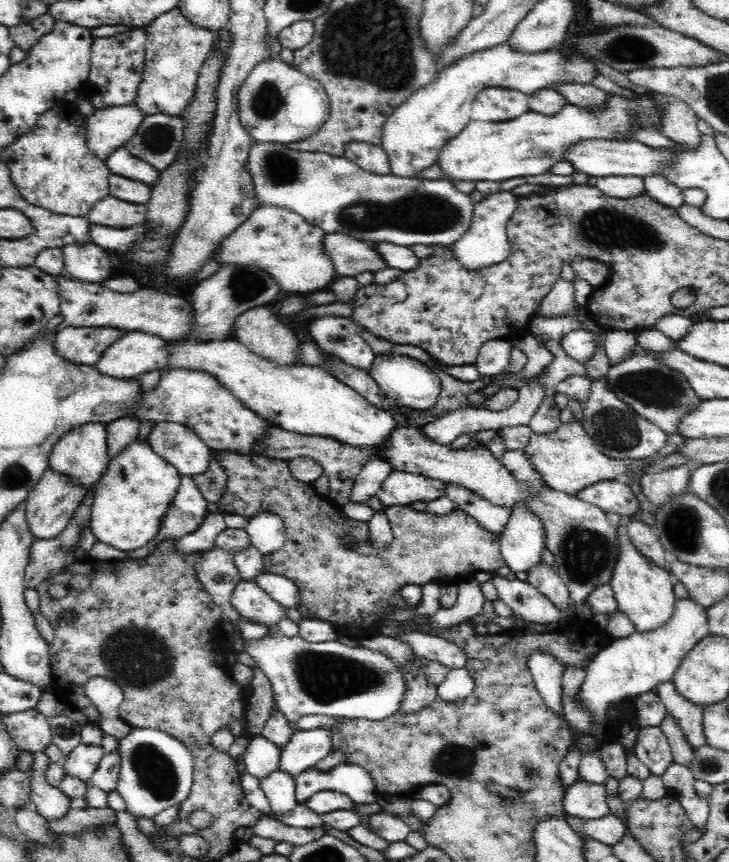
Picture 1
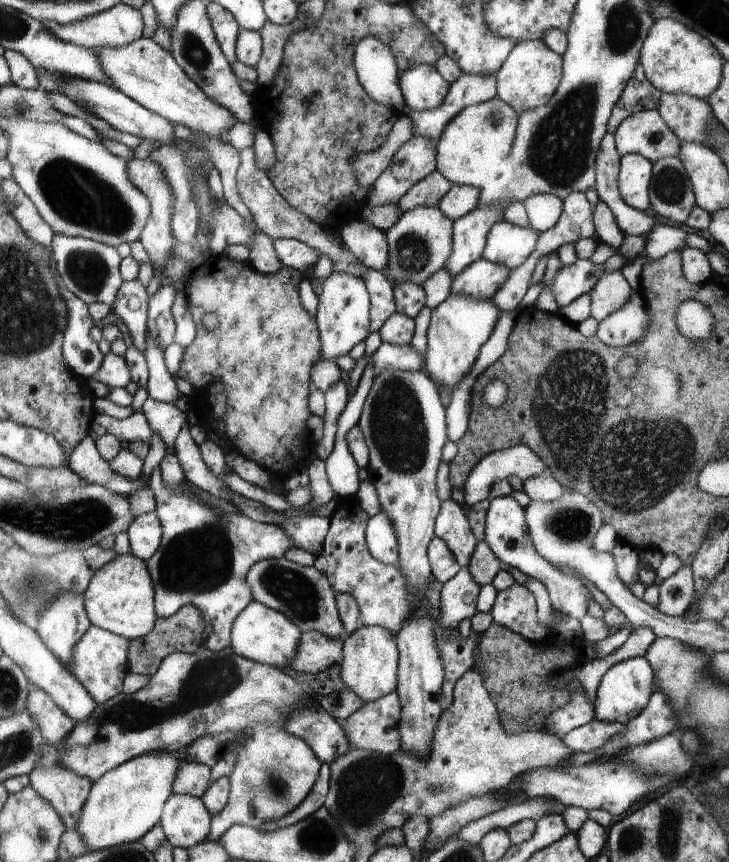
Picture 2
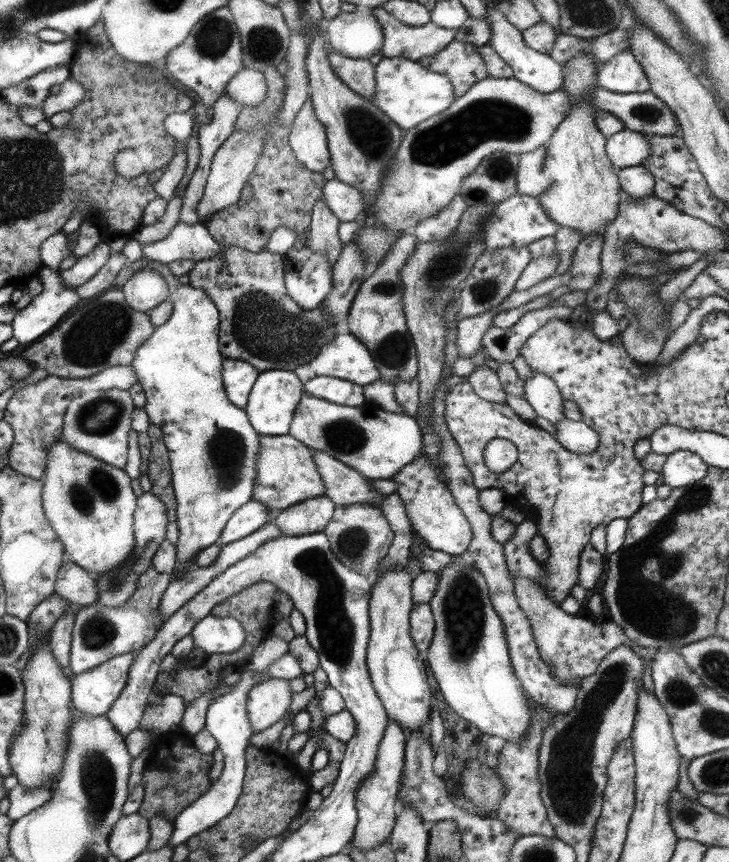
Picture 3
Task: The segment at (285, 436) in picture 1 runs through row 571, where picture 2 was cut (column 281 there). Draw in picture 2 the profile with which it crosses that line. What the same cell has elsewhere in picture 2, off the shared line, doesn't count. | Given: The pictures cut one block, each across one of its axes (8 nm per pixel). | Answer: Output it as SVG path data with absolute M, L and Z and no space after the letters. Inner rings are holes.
M267 558L251 566L247 572L247 584L253 594L253 602L261 602L271 610L285 614L301 632L321 632L327 638L343 640L345 626L337 612L335 590L327 580L325 572L319 572L315 566L301 566L287 558Z

